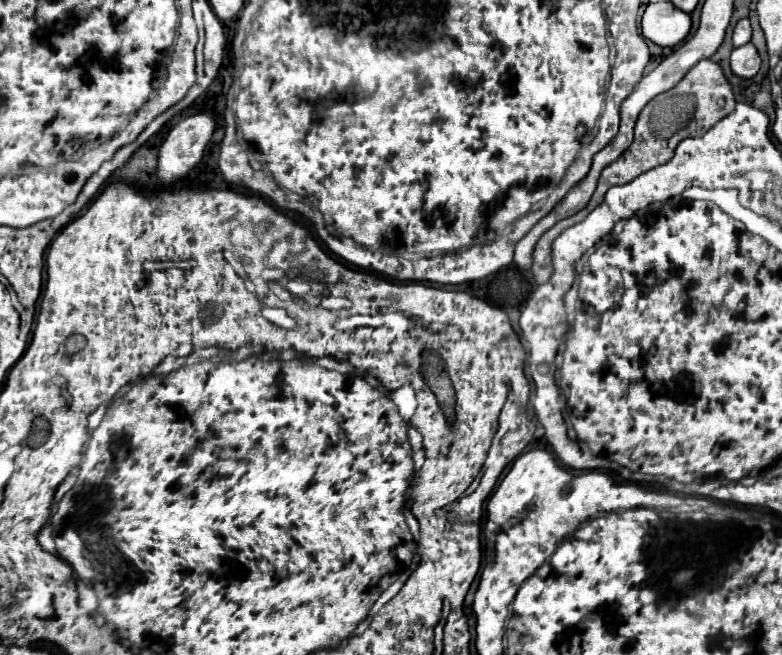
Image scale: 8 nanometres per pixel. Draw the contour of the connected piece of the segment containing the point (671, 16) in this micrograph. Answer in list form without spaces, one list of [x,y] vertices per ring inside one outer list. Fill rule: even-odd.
[[[670,1],[652,3],[642,15],[642,35],[660,47],[674,47],[690,33],[690,15],[676,9]]]

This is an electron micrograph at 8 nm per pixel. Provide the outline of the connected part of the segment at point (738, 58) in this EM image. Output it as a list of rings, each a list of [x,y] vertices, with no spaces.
[[[752,43],[736,47],[730,55],[730,69],[734,75],[742,77],[742,79],[750,79],[758,73],[760,69],[760,55],[756,51],[756,47]]]

